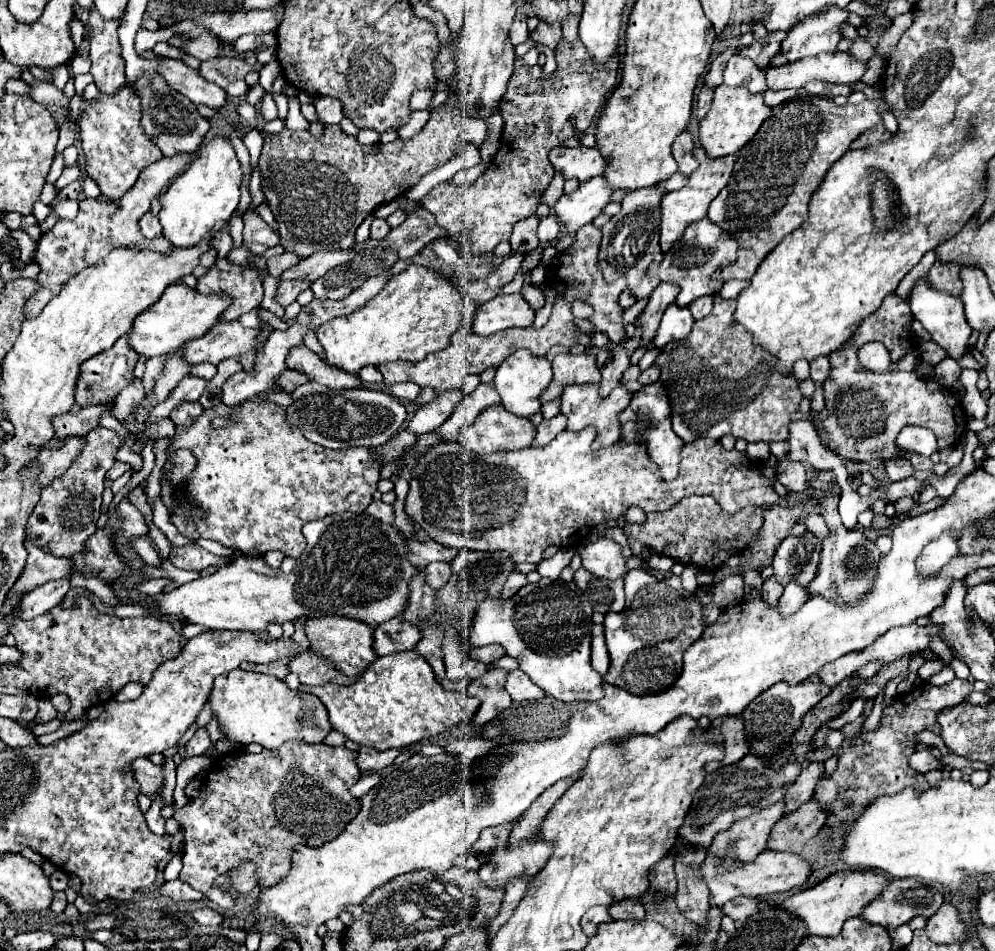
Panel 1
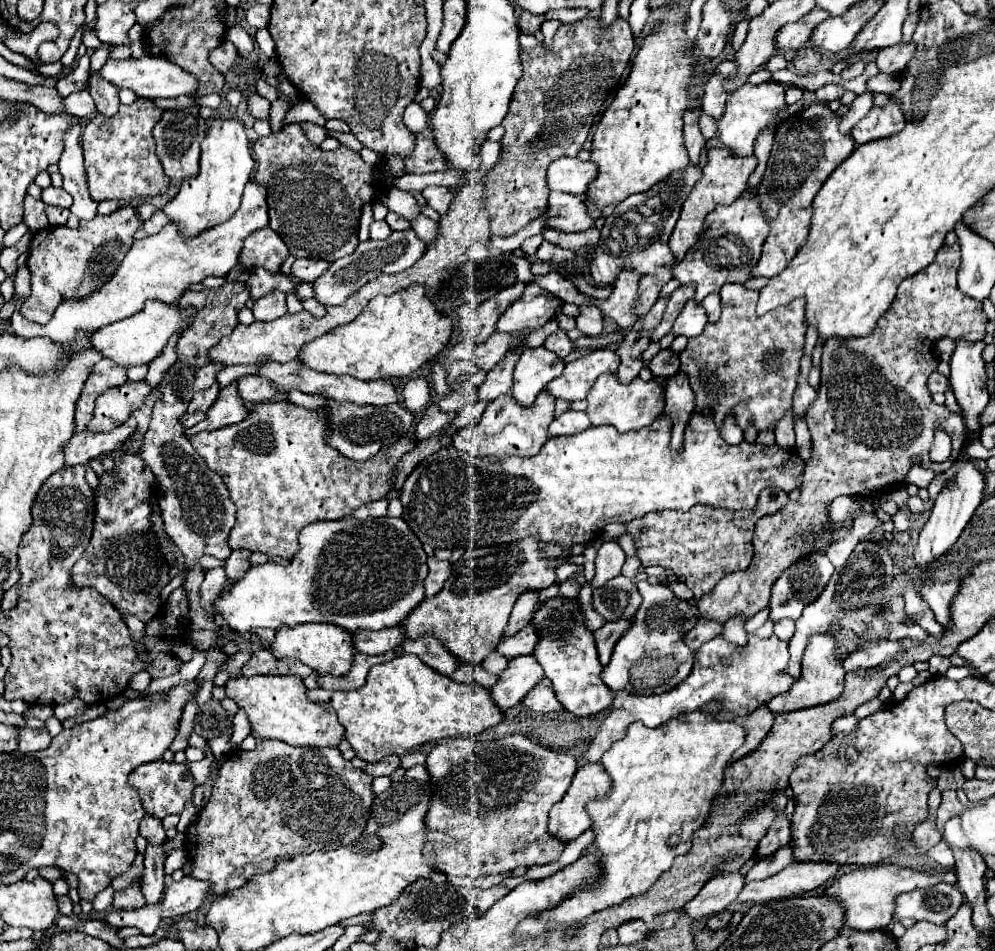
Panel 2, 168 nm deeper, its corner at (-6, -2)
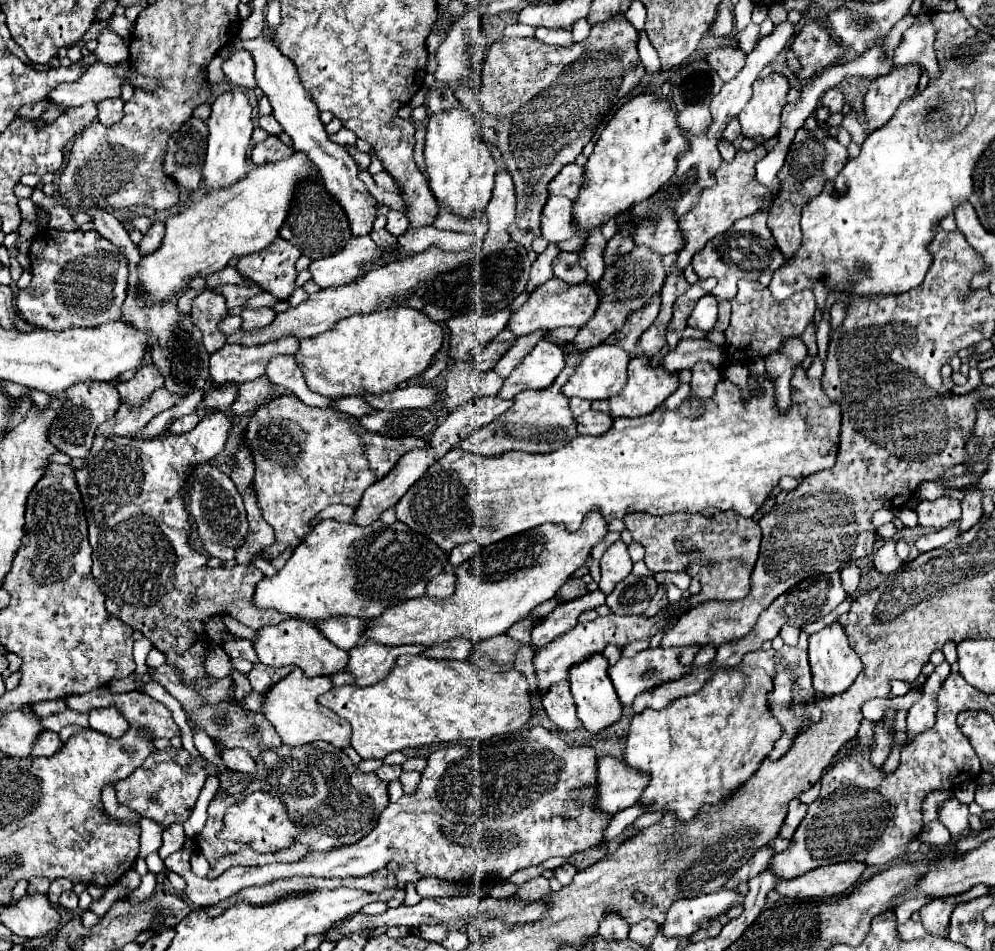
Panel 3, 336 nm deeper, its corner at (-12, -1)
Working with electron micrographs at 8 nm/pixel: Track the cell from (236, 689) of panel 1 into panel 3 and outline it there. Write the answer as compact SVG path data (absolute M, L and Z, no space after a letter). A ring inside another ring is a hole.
M293 669L285 679L275 683L265 695L263 695L263 715L273 723L277 729L277 735L285 745L305 745L313 741L327 741L339 749L349 745L351 739L351 725L335 715L331 709L321 707L317 703L317 697L333 687L329 677L307 677L301 669Z

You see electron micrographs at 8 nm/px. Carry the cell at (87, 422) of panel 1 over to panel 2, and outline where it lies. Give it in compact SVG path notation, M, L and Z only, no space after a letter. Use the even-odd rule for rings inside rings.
M127 380L123 386L107 390L95 402L95 412L89 430L111 430L113 426L119 426L131 416L131 412L143 406L151 390L153 388L145 380L143 382Z

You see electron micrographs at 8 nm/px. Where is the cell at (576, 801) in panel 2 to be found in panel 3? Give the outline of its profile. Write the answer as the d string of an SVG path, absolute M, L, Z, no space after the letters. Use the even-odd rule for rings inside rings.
M601 757L597 761L597 795L593 807L605 815L615 815L637 803L647 785L647 775L627 769L621 759Z

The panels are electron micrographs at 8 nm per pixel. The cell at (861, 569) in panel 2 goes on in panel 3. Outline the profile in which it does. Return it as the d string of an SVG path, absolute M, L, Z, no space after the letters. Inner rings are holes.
M801 633L801 641L795 645L795 647L781 647L777 657L775 657L775 669L777 669L777 675L773 679L773 691L767 695L767 703L769 703L769 713L771 717L775 717L783 729L783 737L779 741L775 741L769 757L771 759L779 759L781 755L787 753L789 745L791 745L791 739L797 735L799 727L803 725L803 721L811 721L811 719L817 719L821 713L813 707L813 705L807 705L811 703L809 699L813 699L815 691L813 691L813 685L811 685L811 671L809 671L809 661L807 661L807 633Z

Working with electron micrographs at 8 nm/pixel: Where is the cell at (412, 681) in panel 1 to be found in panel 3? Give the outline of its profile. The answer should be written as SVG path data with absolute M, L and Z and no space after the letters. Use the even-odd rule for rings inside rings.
M403 655L395 661L391 673L369 687L343 685L319 697L319 703L333 709L339 717L347 719L353 727L351 747L361 759L385 759L393 751L407 747L421 747L429 743L455 743L459 739L485 741L495 735L517 733L531 717L531 701L527 693L527 677L511 669L505 673L485 673L471 661L437 661L421 655Z

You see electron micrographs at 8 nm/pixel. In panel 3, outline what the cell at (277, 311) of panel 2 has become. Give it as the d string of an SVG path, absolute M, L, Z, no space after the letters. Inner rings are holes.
M271 307L263 309L245 309L241 313L243 317L243 329L257 329L257 327L267 327L275 319L275 311Z

